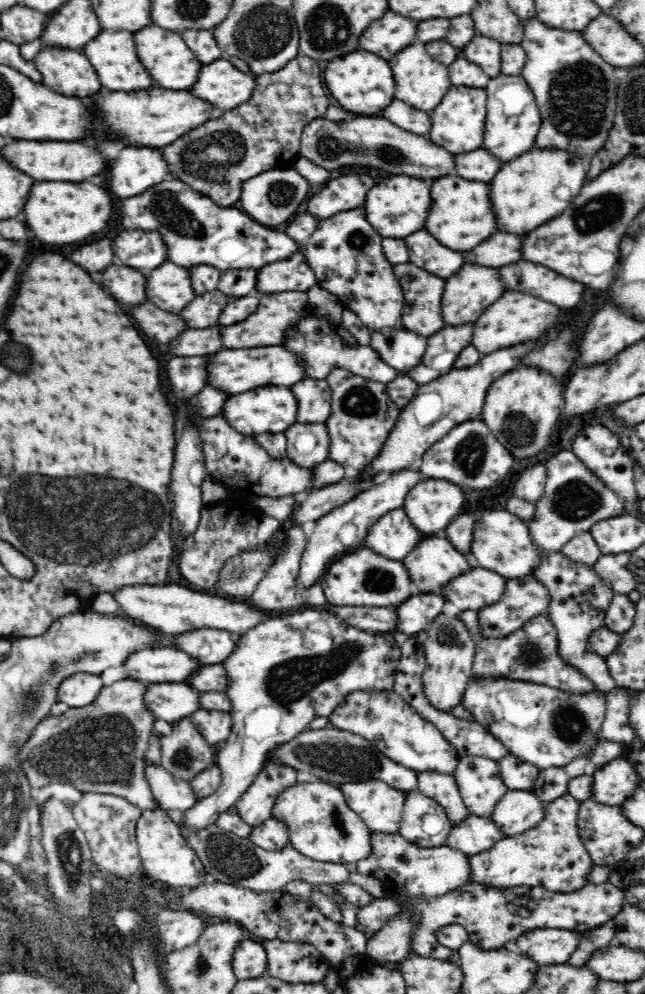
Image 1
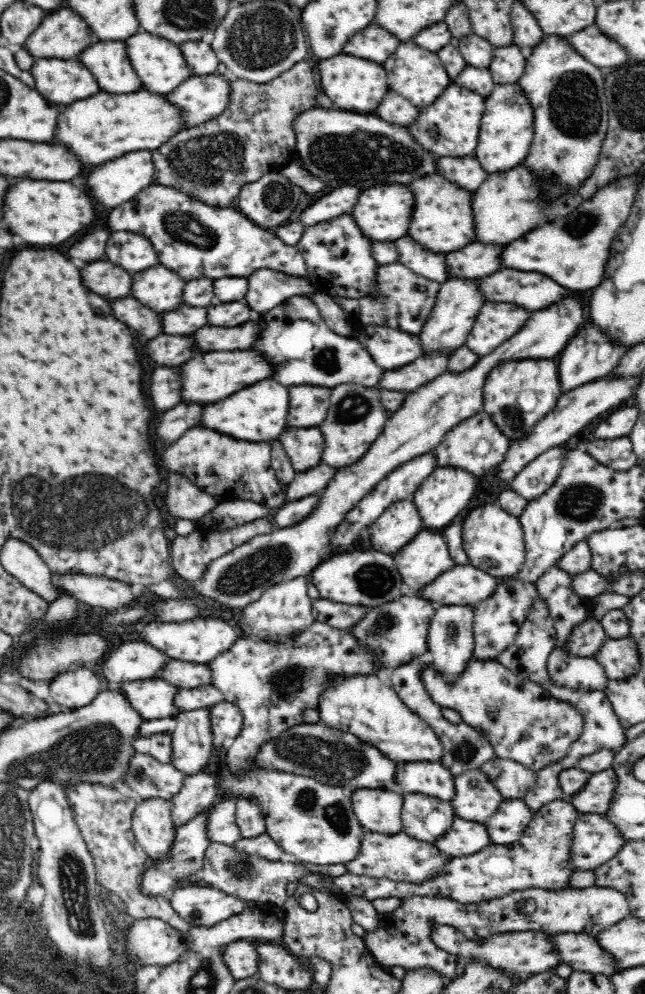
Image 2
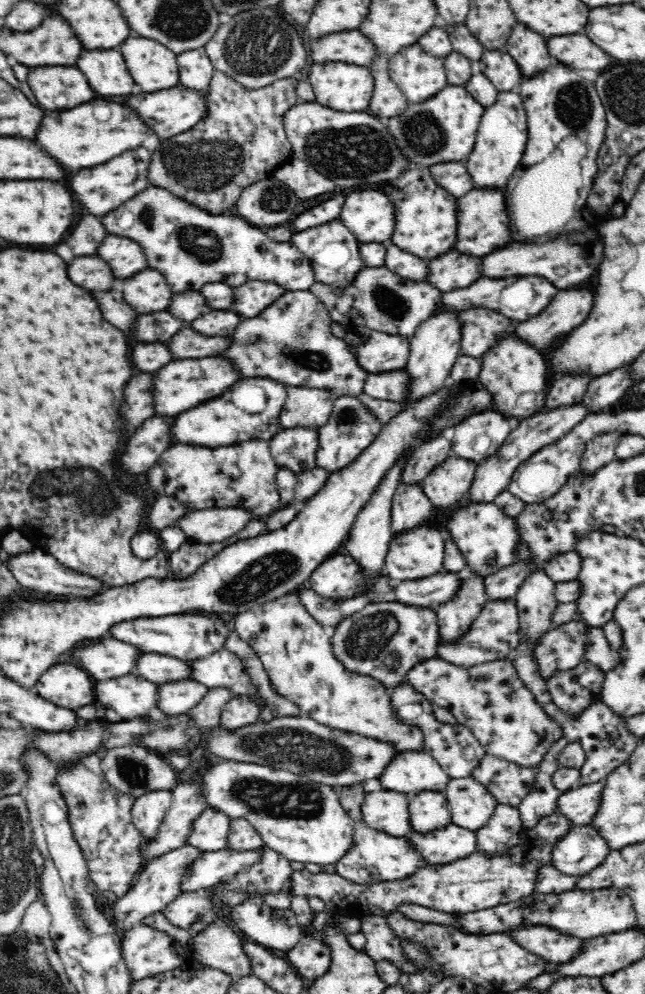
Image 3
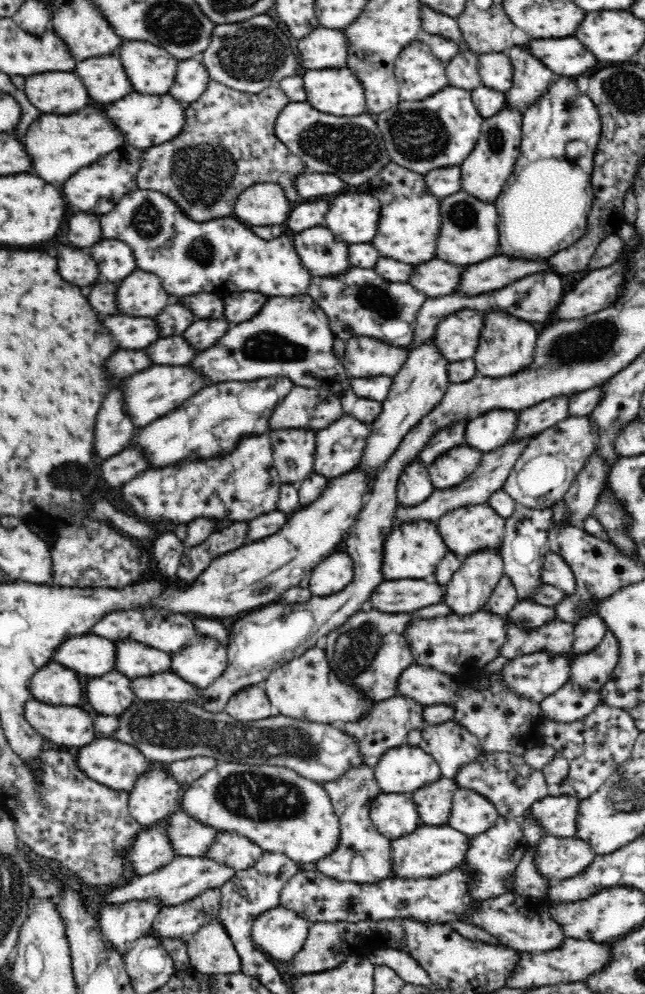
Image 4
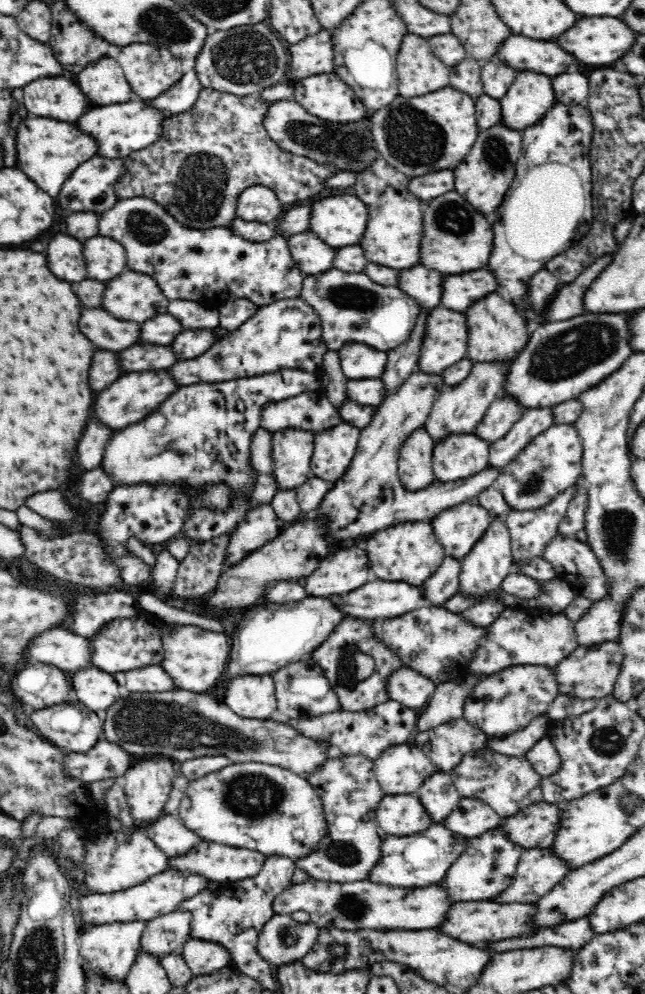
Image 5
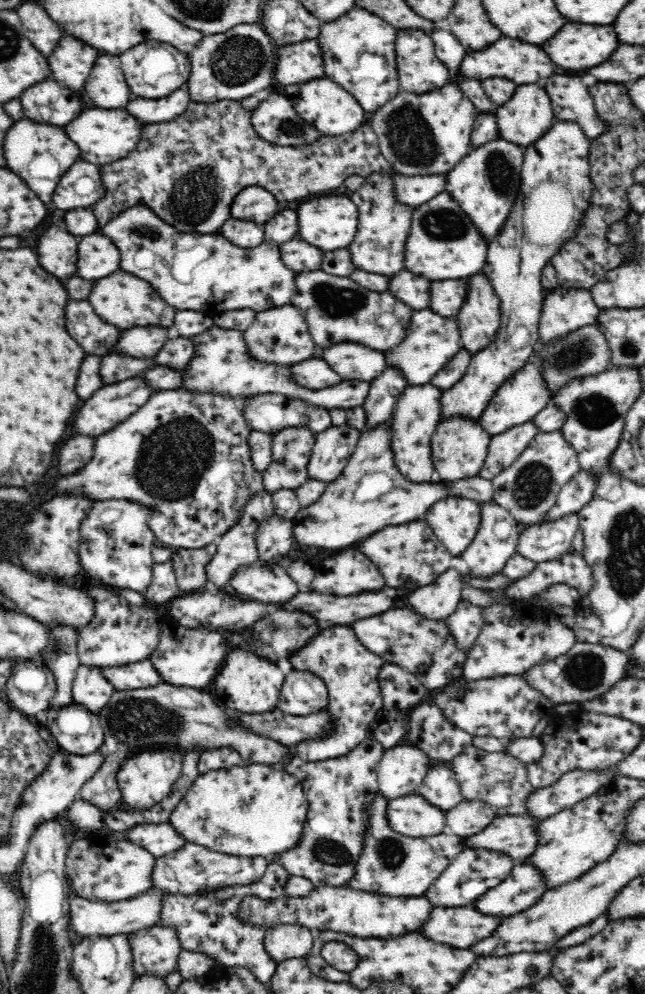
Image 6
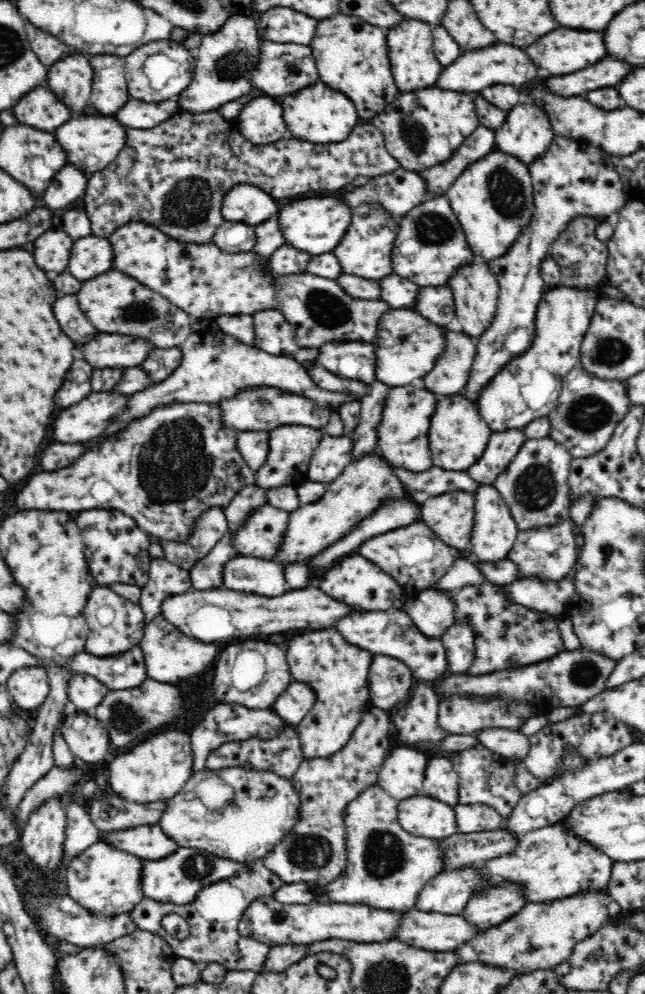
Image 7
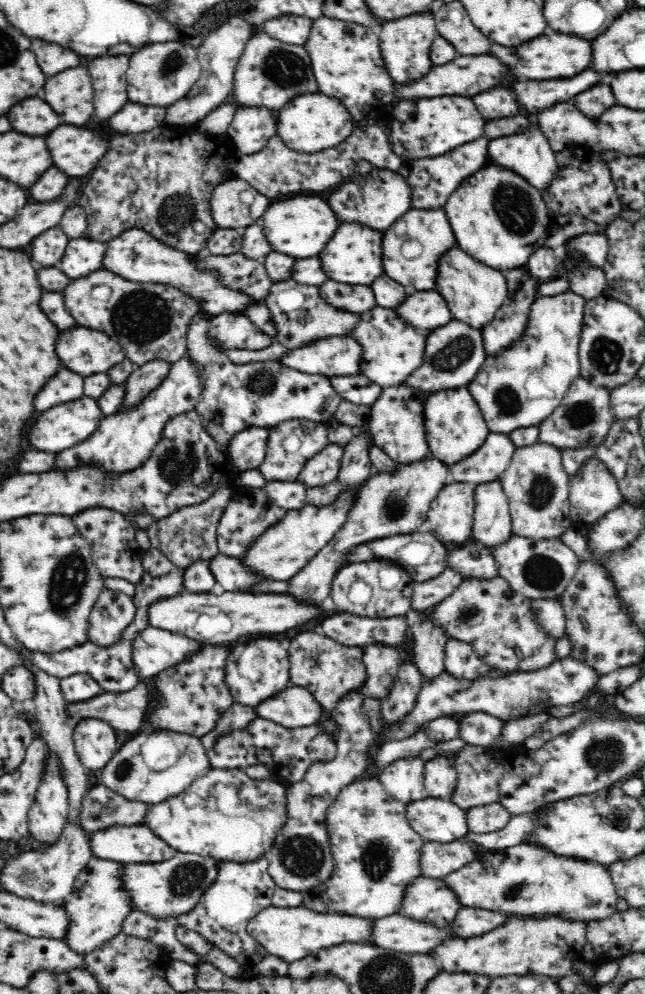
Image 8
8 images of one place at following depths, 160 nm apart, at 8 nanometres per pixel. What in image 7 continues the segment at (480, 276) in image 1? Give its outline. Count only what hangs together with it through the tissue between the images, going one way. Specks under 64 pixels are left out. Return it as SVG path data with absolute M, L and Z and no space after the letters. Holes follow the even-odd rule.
M375 450L374 454L351 461L342 474L327 484L324 496L320 500L302 504L289 514L288 526L282 536L282 542L276 544L272 561L282 565L282 569L294 563L306 563L324 548L348 534L356 524L370 517L386 498L400 498L408 494L404 483L392 475L392 469L386 458Z

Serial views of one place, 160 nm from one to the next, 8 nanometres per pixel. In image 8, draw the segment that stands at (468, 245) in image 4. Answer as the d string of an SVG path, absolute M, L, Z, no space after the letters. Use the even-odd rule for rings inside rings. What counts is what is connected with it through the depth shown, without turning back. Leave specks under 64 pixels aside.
M410 209L402 215L392 228L387 228L382 236L382 262L384 270L392 280L409 291L434 290L438 276L438 258L457 246L452 227L444 209Z

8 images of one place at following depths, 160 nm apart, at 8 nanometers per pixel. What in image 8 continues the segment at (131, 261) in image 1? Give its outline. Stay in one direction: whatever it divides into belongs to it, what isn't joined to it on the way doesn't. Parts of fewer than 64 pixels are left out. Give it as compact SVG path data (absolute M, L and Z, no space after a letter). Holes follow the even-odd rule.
M86 236L70 240L66 254L62 258L62 270L70 278L86 276L98 268L103 268L102 260L106 254L107 243L88 239Z

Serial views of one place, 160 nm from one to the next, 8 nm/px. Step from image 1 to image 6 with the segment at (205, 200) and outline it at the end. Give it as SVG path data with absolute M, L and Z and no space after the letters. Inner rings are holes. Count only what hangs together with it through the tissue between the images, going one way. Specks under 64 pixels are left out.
M144 205L122 211L106 223L102 234L112 238L118 247L119 268L148 281L178 311L193 310L214 316L250 308L259 313L290 305L296 294L295 272L282 263L279 244L276 243L263 240L254 248L240 248L219 232L209 235L180 232Z

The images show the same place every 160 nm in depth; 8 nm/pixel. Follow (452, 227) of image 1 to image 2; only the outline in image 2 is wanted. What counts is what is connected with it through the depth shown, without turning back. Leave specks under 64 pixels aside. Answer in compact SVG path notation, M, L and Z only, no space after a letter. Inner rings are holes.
M436 173L422 176L420 180L412 180L408 188L412 188L416 198L412 224L408 228L408 236L412 236L412 240L432 252L454 252L474 240L471 192Z

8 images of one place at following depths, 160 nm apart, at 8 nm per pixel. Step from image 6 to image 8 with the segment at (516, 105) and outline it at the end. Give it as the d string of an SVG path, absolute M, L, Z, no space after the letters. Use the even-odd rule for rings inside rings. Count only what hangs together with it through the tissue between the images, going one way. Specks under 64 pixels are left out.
M536 124L524 134L494 137L488 141L486 148L488 163L507 168L507 170L518 174L522 179L528 181L532 187L538 189L540 194L542 191L547 191L552 179L558 174L556 153Z

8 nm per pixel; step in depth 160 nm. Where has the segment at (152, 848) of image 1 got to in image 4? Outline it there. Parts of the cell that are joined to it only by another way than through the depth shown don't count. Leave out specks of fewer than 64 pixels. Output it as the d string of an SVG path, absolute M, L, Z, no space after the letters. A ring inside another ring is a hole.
M155 768L136 776L129 791L128 806L132 818L144 828L150 828L180 811L181 800L179 782L165 769Z

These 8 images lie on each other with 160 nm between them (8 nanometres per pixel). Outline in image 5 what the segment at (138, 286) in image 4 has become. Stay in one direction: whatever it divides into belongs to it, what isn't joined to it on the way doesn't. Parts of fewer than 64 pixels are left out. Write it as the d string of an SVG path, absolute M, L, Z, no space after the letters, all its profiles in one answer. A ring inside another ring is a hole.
M128 268L106 284L102 298L104 310L132 322L146 322L152 316L168 313L168 303L154 278Z

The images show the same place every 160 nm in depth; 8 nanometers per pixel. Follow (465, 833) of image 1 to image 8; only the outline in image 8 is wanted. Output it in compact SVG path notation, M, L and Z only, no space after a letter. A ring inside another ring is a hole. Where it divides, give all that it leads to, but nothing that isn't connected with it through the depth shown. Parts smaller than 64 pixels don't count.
M365 777L344 786L326 810L326 829L334 869L326 883L303 893L302 906L316 912L348 912L348 916L384 918L398 912L406 886L419 878L420 846L425 840L412 828L407 817L407 804L389 795L378 778Z

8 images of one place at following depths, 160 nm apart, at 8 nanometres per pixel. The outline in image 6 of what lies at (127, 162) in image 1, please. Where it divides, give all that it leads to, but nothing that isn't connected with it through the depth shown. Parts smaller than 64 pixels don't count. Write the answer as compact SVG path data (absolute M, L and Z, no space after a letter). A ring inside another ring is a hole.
M79 159L60 178L52 198L54 206L60 210L92 206L104 194L100 180L100 167Z

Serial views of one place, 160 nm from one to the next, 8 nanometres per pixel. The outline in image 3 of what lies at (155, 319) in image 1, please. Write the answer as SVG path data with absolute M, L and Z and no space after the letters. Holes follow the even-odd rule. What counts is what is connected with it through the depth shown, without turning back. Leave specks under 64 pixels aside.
M116 280L114 288L104 292L98 298L98 304L100 304L100 310L102 310L104 318L110 324L114 324L120 330L132 328L132 322L136 320L136 312L122 298L122 280Z

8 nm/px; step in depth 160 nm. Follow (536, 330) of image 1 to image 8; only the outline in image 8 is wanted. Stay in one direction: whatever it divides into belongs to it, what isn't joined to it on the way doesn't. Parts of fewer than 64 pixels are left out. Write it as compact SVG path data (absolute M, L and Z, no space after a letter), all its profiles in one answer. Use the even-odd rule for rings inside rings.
M376 306L374 310L361 313L360 320L348 335L362 345L360 373L382 388L403 385L407 377L422 364L426 333L418 331L412 325L406 325L404 320L396 316L396 311L390 308Z

